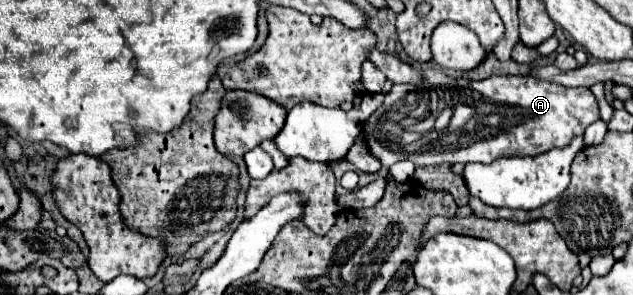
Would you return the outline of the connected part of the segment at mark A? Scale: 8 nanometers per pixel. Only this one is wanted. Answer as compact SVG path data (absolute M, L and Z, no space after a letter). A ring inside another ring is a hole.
M491 76L481 82L463 82L469 88L469 96L473 106L481 106L487 102L491 110L487 110L491 120L469 120L461 132L441 132L439 140L429 144L421 144L421 134L407 132L401 128L401 120L409 118L409 114L417 114L417 110L427 110L423 98L419 98L419 88L411 84L393 84L391 92L385 94L385 102L377 108L367 124L367 144L371 152L383 162L383 166L391 166L399 160L411 160L415 166L431 166L441 162L451 164L467 164L467 162L483 162L489 164L501 156L535 156L547 152L551 148L565 148L575 136L583 136L585 128L599 120L599 102L589 88L565 88L559 84L543 84L539 80L531 80L529 76ZM415 90L415 98L409 100L409 92Z

